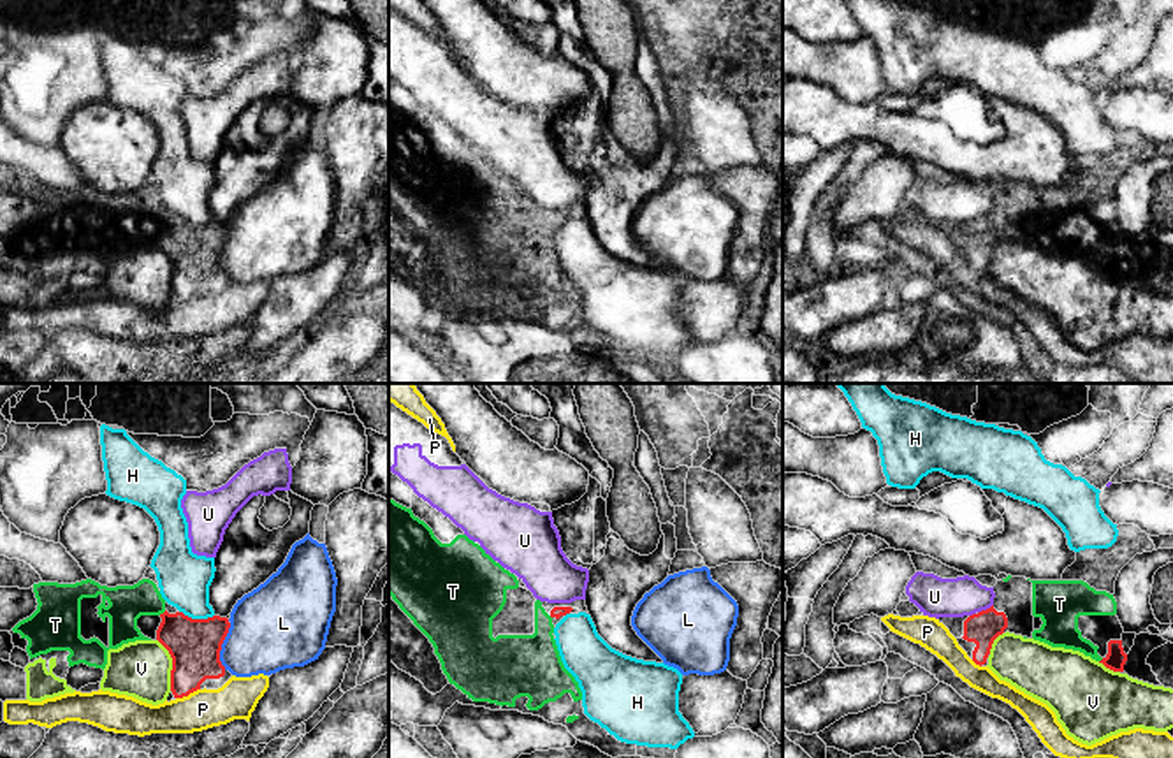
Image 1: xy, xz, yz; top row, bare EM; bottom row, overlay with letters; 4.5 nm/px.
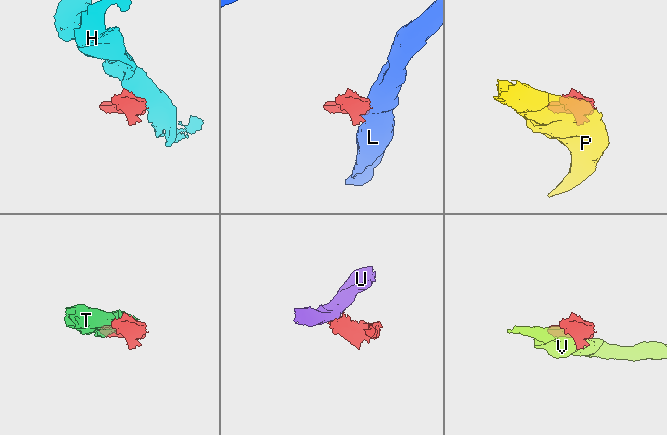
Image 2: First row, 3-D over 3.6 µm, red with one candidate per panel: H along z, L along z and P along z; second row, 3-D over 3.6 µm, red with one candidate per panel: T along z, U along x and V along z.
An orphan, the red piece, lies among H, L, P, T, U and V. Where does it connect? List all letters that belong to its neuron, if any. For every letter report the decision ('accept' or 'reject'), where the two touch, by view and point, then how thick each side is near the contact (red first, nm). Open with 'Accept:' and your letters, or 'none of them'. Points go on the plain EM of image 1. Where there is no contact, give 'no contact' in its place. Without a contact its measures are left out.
Accept: T
H: reject; meets red in xy at (197, 225); 240 nm thick on the red side, 240 nm on the other
L: reject; meets red in xy at (220, 252); 240 nm thick on the red side, 380 nm on the other
P: reject; meets red in xy at (187, 301); 240 nm thick on the red side, 180 nm on the other
T: accept; meets red in xy at (164, 218); 240 nm thick on the red side, 170 nm on the other
U: reject; meets red in yz at (987, 215); 150 nm thick on the red side, 180 nm on the other
V: reject; meets red in xy at (173, 271); 240 nm thick on the red side, 260 nm on the other

